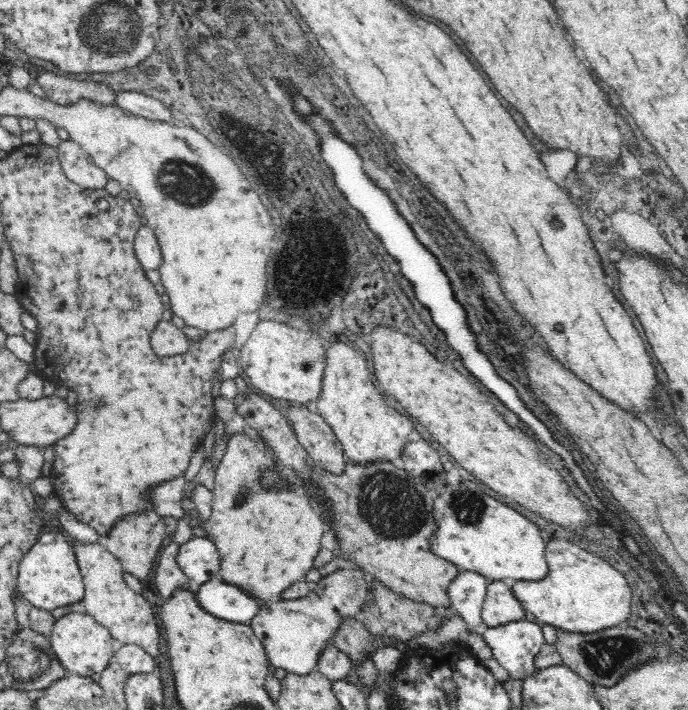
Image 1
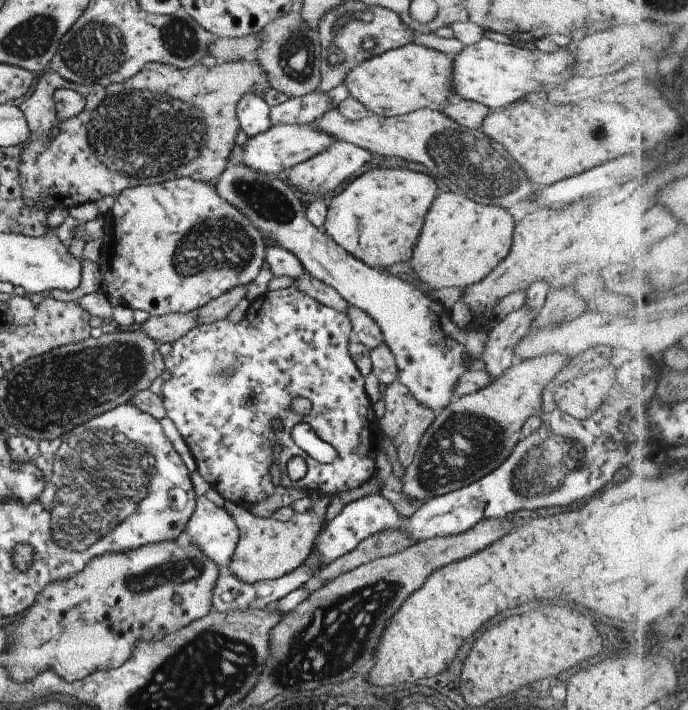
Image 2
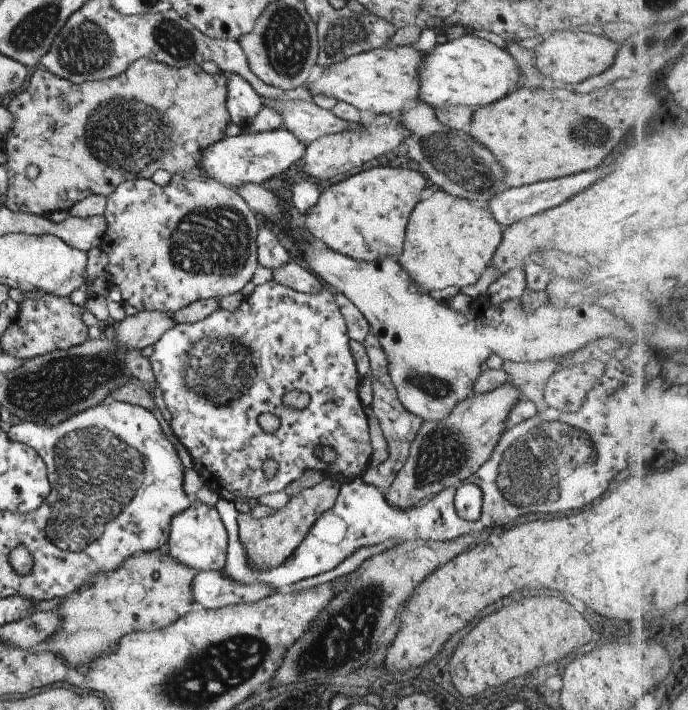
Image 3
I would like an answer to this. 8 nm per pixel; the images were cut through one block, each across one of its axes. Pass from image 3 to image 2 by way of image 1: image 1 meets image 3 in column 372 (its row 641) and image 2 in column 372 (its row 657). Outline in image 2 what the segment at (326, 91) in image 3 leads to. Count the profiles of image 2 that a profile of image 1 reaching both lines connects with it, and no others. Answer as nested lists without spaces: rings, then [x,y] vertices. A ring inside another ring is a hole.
[[[416,43],[406,44],[374,56],[352,68],[344,80],[352,98],[362,102],[370,112],[395,117],[423,108],[439,111],[444,102],[456,96],[452,88],[452,56]]]

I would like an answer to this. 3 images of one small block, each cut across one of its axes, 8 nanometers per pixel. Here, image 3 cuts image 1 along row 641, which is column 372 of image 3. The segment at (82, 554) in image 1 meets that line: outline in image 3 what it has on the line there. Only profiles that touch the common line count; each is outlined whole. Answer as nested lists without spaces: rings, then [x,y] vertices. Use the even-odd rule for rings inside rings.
[[[398,114],[394,116],[377,115],[372,122],[363,124],[364,128],[360,128],[360,130],[348,128],[344,132],[323,136],[307,144],[306,152],[302,157],[303,172],[306,172],[310,179],[320,182],[320,184],[327,180],[332,182],[332,178],[338,174],[348,174],[348,171],[353,168],[360,168],[362,164],[366,164],[366,162],[370,162],[370,160],[374,160],[396,147],[401,148],[404,140],[410,136],[410,132],[402,126],[398,117]]]

